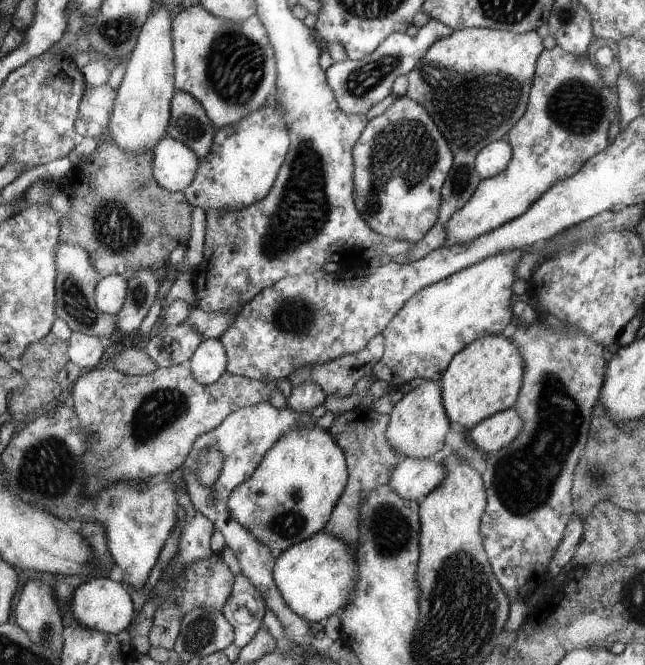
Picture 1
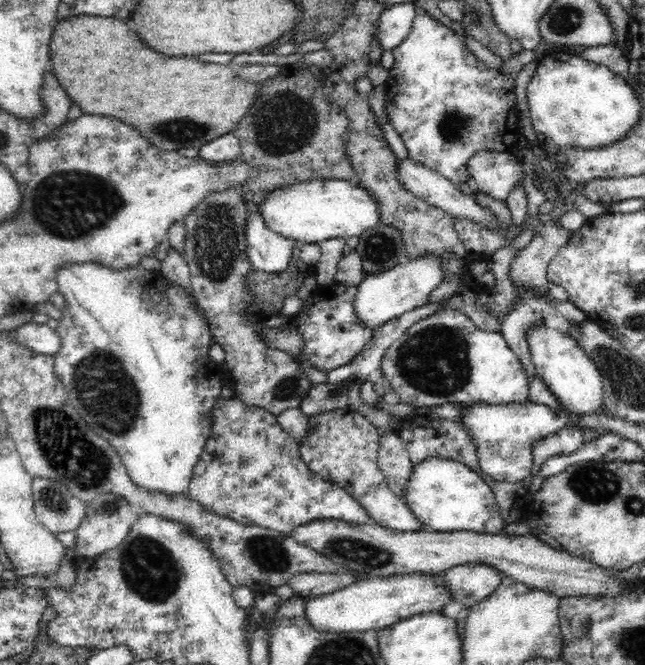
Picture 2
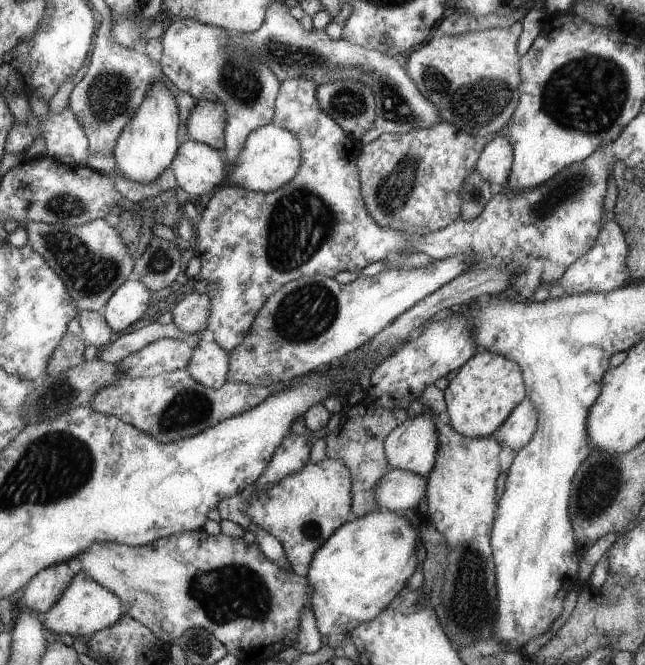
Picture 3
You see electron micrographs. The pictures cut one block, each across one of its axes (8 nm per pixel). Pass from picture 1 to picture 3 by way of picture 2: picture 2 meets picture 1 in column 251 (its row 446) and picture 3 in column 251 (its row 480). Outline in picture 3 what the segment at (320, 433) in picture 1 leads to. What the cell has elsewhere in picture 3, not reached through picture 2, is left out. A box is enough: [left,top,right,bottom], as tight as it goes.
[245,456,357,568]

